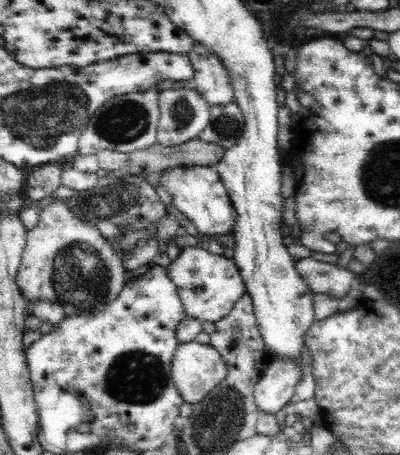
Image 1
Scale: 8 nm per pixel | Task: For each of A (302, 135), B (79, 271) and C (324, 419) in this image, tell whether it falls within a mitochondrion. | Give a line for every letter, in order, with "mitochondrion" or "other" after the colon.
A: other
B: mitochondrion
C: other

